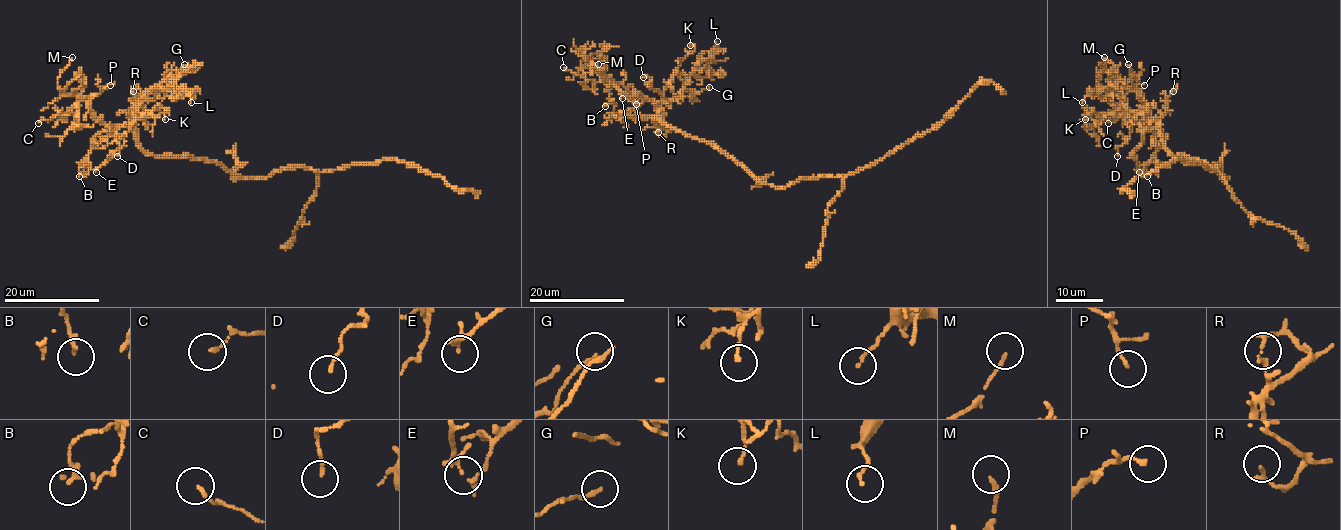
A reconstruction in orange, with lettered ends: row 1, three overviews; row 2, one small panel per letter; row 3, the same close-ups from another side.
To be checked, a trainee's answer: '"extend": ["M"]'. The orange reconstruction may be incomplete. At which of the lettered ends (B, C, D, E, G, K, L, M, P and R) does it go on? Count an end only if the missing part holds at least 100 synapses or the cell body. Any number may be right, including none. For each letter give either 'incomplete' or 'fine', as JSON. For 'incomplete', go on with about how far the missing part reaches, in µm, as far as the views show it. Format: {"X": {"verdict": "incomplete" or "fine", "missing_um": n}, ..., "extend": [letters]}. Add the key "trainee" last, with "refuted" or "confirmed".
{"B": {"verdict": "fine"}, "C": {"verdict": "fine"}, "D": {"verdict": "fine"}, "E": {"verdict": "fine"}, "G": {"verdict": "fine"}, "K": {"verdict": "fine"}, "L": {"verdict": "fine"}, "M": {"verdict": "incomplete", "missing_um": 9}, "P": {"verdict": "fine"}, "R": {"verdict": "fine"}, "extend": ["M"], "trainee": "confirmed"}

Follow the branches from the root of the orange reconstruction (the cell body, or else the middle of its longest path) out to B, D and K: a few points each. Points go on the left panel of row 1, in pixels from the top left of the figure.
B: (235, 177), (214, 162), (151, 155), (127, 126), (102, 130), (95, 137), (89, 165), (79, 169), (79, 176)
D: (235, 177), (214, 162), (148, 154), (140, 145), (133, 124), (133, 116), (138, 111), (117, 156)
K: (235, 177), (214, 162), (148, 154), (139, 143), (133, 116), (138, 111), (157, 118), (166, 110), (165, 119)

